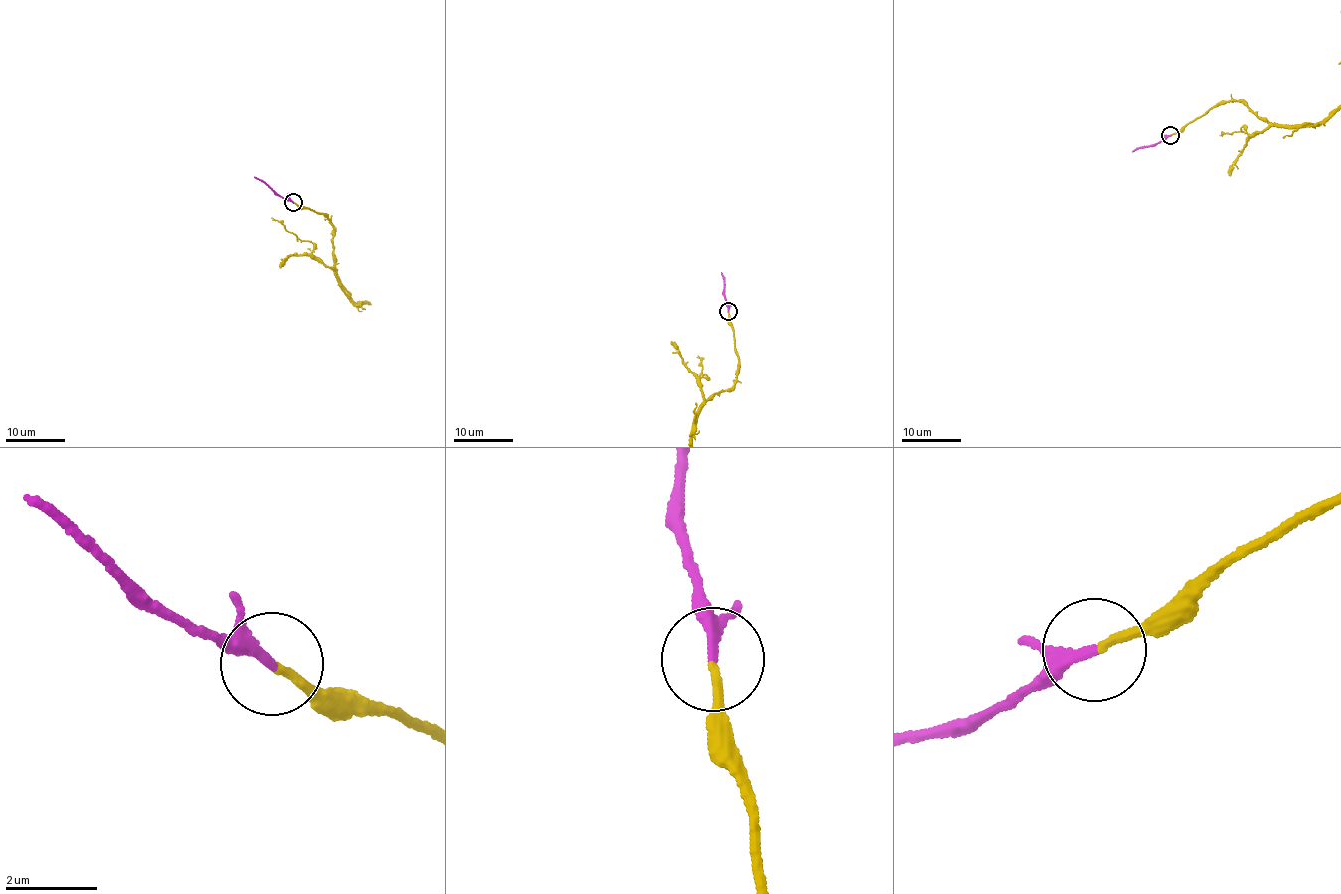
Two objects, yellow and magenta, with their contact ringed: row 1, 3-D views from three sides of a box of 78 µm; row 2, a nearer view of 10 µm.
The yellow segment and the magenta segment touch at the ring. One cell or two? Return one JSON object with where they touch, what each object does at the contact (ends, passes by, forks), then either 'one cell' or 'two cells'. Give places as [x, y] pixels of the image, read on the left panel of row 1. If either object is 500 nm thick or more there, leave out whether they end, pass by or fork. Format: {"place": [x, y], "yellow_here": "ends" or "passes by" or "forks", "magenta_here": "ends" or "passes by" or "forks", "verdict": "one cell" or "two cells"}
{"place": [293, 202], "yellow_here": "ends", "magenta_here": "ends", "verdict": "one cell"}

